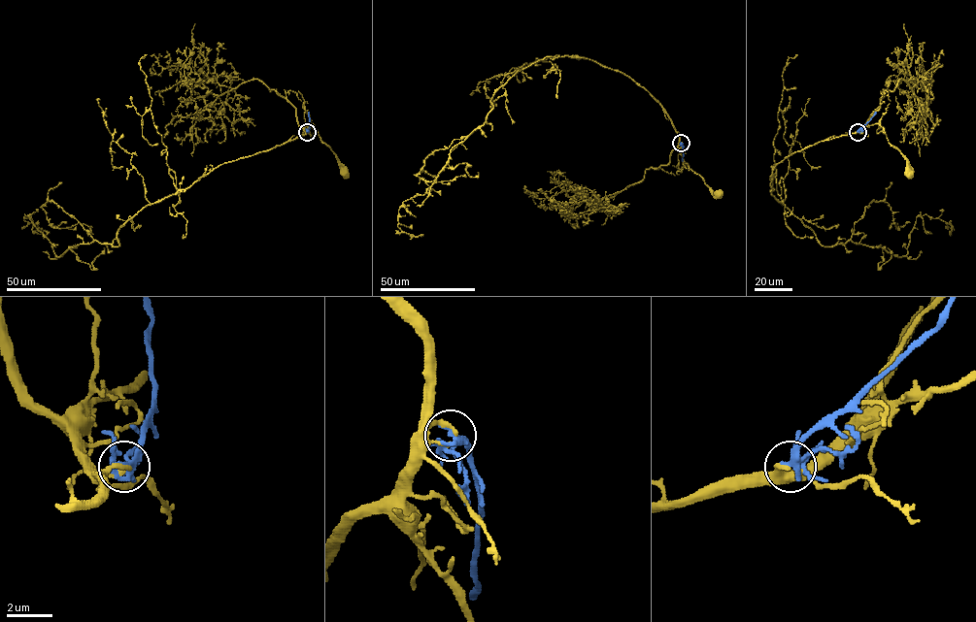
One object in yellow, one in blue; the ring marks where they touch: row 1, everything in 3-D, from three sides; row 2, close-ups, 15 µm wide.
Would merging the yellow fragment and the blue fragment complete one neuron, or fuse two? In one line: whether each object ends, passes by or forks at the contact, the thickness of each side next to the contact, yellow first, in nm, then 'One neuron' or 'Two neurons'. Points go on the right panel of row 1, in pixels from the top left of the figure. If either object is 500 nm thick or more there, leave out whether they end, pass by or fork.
At the ring yellow ends. At the ring blue forks. Thickness 200 nm (yellow) against 200 nm. Two neurons

